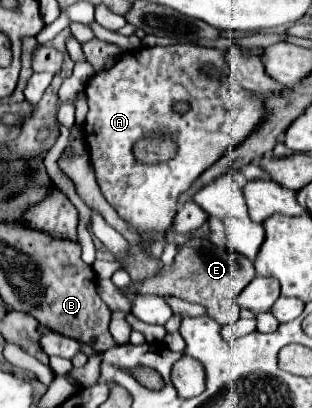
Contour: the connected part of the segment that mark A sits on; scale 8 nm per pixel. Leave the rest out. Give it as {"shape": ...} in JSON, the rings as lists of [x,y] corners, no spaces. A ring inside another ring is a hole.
{"shape":[[[175,44],[175,46],[155,46],[155,48],[141,48],[137,52],[127,52],[109,70],[101,70],[89,80],[85,88],[89,112],[83,124],[85,140],[89,146],[89,158],[101,194],[117,210],[117,214],[131,226],[131,230],[137,230],[143,236],[149,232],[167,236],[173,216],[177,212],[177,202],[181,192],[185,192],[197,180],[197,176],[201,176],[205,168],[217,162],[231,146],[241,144],[265,116],[261,100],[243,90],[235,80],[231,80],[231,84],[227,86],[223,80],[225,76],[229,76],[225,50]],[[205,62],[211,62],[221,72],[207,74],[203,70]],[[177,102],[187,102],[189,110],[183,114],[175,112],[173,106]],[[145,136],[173,140],[177,146],[175,156],[167,162],[157,162],[157,164],[137,162],[133,146]]]}

